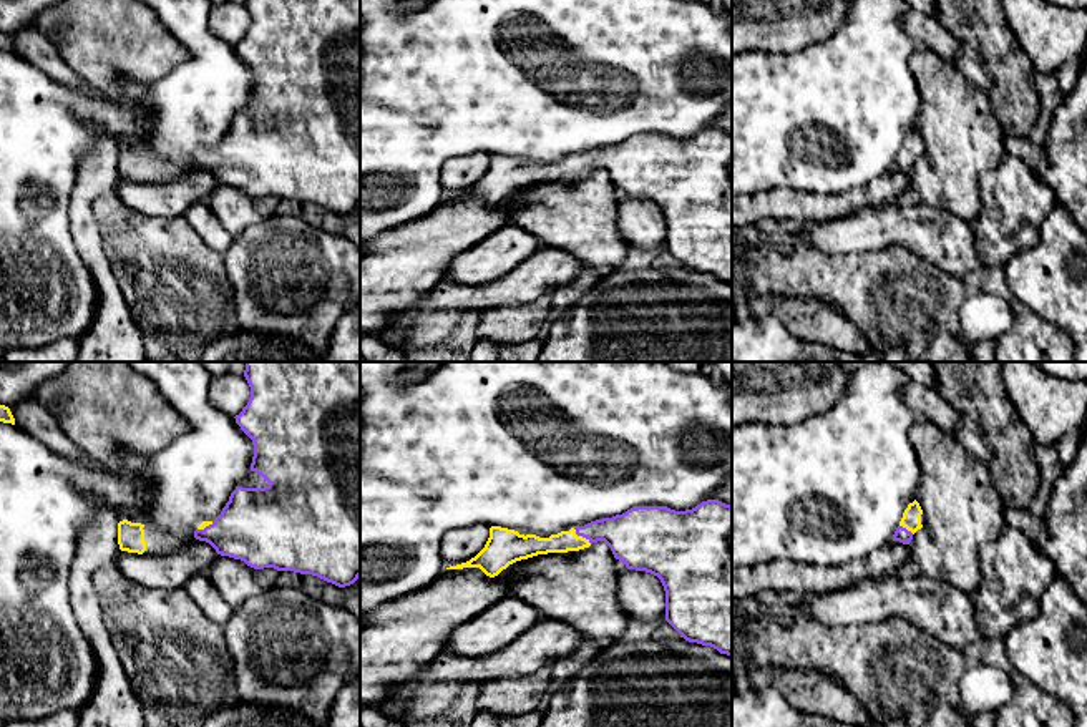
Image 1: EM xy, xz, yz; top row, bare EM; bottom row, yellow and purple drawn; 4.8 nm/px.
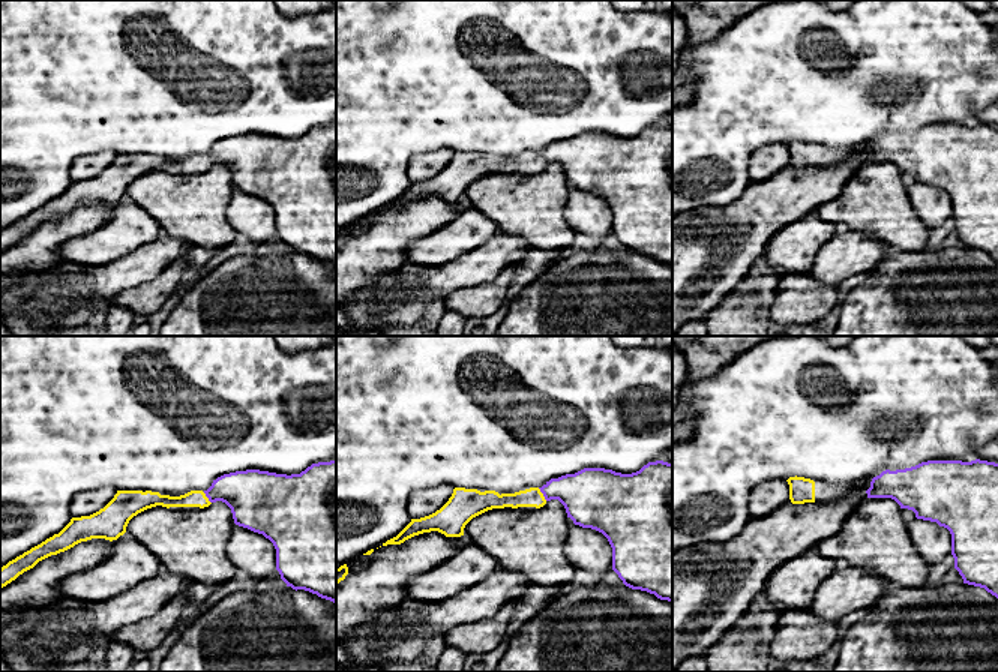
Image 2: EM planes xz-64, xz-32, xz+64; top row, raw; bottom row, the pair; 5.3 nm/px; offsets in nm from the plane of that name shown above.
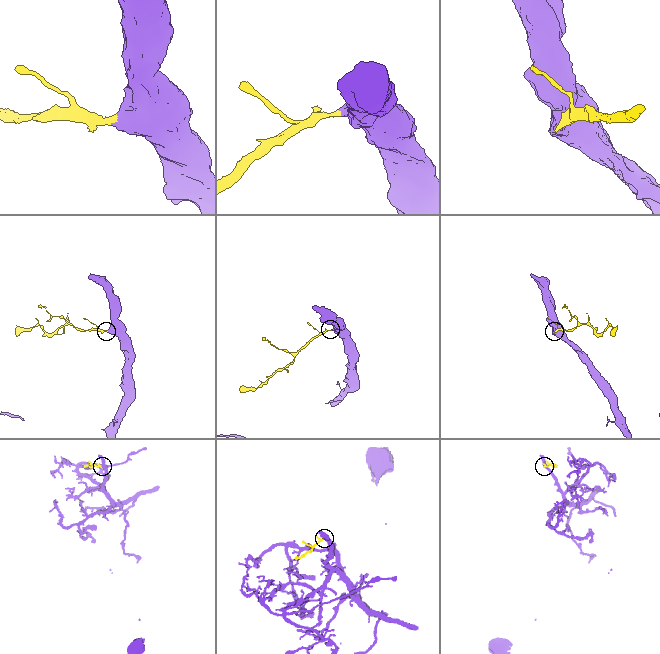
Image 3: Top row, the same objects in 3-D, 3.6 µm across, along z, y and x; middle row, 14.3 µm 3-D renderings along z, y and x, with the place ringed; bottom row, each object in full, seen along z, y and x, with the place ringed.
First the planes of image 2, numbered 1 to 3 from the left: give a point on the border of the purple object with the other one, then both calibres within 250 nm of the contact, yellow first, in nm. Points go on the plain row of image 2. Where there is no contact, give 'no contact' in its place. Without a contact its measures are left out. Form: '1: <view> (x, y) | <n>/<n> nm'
1: xz-64 (207, 162) | 100/280 nm
2: xz-32 (542, 158) | 100/280 nm
3: no contact

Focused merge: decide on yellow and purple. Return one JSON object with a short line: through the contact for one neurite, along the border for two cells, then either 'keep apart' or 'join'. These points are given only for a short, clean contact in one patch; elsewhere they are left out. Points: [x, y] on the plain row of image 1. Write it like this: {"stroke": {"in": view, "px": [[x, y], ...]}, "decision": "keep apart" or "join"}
{"stroke": {"in": "xz", "px": [[531, 173], [553, 173], [581, 165], [633, 165]]}, "decision": "join"}

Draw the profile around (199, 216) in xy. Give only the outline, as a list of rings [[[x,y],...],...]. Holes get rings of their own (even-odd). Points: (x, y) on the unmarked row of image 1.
[[[196,201],[189,206],[184,212],[184,219],[209,249],[224,254],[231,246],[234,236],[227,232],[221,221],[214,216],[207,201]]]

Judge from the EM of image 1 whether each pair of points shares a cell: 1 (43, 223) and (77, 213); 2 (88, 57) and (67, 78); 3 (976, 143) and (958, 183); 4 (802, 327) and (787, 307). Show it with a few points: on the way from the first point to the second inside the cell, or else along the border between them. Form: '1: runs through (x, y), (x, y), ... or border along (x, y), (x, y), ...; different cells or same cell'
1: border along (77, 178), (67, 216); different cells
2: border along (50, 40), (58, 55), (87, 87); different cells
3: runs through (966, 153), (958, 161), (958, 173); same cell
4: runs through (802, 322), (792, 312); same cell

